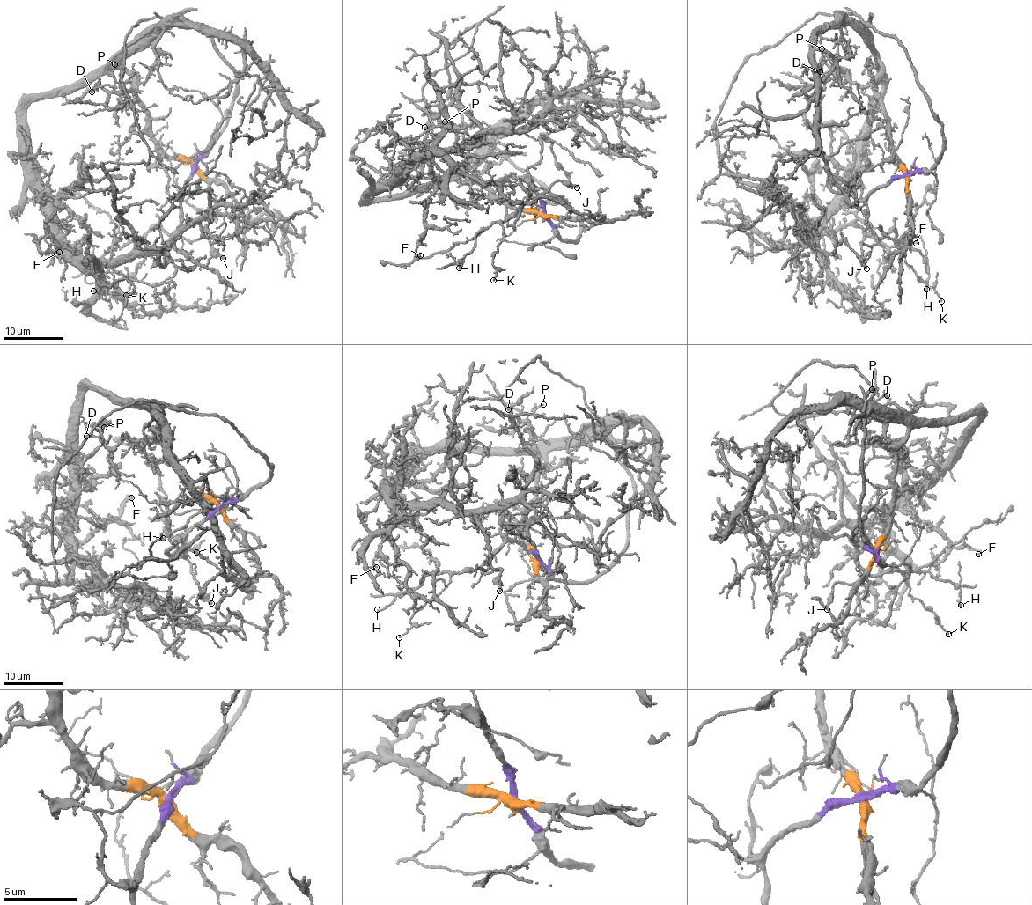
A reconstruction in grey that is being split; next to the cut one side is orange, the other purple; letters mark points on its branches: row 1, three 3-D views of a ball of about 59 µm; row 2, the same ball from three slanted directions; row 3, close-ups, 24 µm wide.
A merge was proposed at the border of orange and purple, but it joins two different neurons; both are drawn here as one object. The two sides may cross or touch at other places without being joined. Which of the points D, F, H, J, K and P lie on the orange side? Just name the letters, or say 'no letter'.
D, F, P

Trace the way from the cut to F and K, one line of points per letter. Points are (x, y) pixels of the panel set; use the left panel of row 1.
F: (195, 163), (154, 140), (121, 69), (43, 93), (26, 155), (61, 240), (84, 241), (59, 252)
K: (195, 163), (180, 194), (179, 230), (172, 234), (158, 228), (146, 233), (145, 258), (128, 276), (125, 294)

